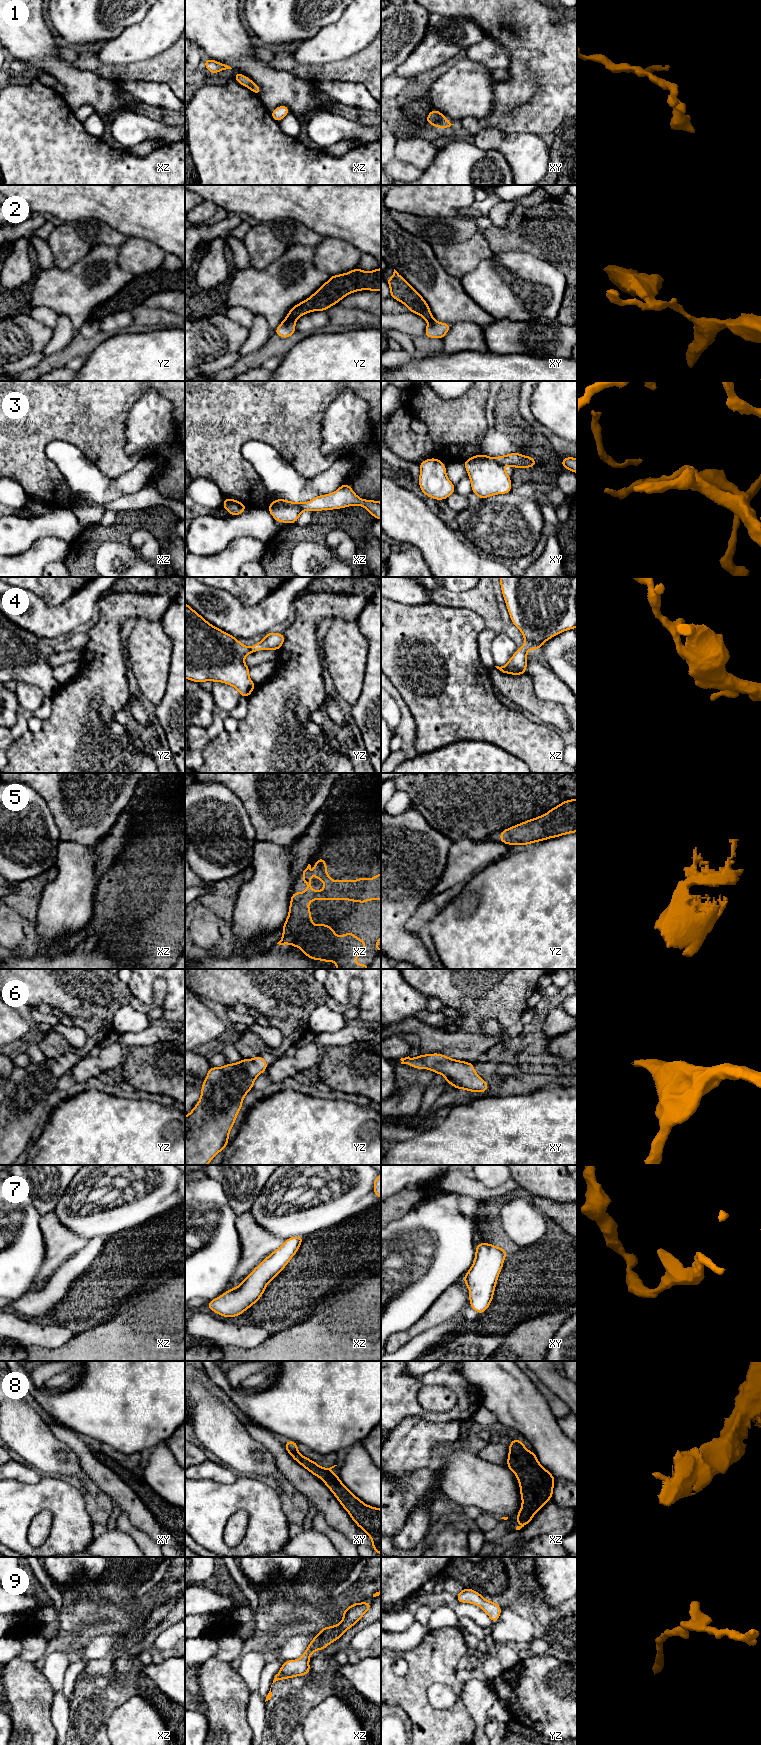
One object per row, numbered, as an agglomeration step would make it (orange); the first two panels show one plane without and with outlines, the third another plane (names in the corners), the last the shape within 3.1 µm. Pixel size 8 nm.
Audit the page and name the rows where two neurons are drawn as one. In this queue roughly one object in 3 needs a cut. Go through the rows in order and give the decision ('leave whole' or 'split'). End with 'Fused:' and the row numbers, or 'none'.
1: leave whole
2: split
3: split
4: leave whole
5: leave whole
6: leave whole
7: leave whole
8: leave whole
9: leave whole
Fused: 2, 3

